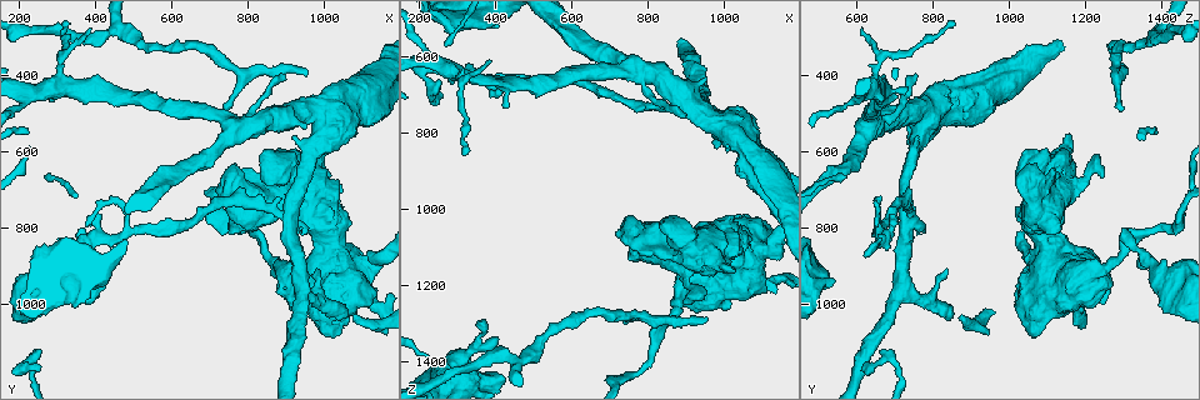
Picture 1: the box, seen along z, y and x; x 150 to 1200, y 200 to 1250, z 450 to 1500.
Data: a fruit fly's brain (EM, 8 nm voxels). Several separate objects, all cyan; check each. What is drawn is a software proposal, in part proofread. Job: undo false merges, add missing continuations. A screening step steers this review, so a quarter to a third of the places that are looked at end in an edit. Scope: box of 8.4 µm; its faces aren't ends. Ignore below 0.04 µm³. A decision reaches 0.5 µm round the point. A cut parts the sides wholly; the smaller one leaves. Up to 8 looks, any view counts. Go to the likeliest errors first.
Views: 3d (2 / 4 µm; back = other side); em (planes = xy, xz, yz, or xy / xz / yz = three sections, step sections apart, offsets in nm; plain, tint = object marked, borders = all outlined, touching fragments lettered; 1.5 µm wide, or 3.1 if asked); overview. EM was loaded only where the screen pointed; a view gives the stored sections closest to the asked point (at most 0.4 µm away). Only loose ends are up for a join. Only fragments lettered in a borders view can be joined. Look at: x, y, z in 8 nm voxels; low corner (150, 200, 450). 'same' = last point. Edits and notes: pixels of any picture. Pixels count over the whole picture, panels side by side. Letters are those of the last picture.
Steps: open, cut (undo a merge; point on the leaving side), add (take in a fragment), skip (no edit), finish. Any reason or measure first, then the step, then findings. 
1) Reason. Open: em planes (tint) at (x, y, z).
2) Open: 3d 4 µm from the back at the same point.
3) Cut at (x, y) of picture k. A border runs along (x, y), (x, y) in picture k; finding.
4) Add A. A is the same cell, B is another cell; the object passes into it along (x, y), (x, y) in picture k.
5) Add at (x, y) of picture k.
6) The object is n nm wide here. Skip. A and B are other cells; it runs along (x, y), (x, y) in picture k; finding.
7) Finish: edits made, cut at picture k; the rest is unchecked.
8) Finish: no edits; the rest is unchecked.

An open end. Open: em planes (borders) at (960, 390, 1275).

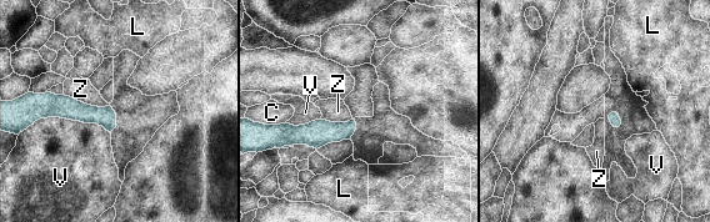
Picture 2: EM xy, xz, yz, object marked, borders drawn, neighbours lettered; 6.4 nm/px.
Skip. C, L, V and Z are other cells; a border runs along (63, 94), (91, 105), (109, 106) in picture 2; none of them fits.

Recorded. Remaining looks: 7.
Tapers out. Open: em xy step 4 (tint) at (390, 280, 610).

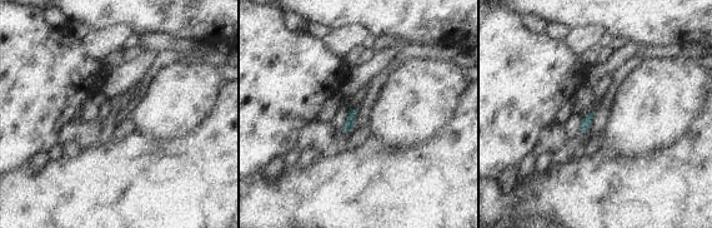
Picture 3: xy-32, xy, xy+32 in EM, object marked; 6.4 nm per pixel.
Cut it another way. Open: em yz step 8 (borders) at the same point.

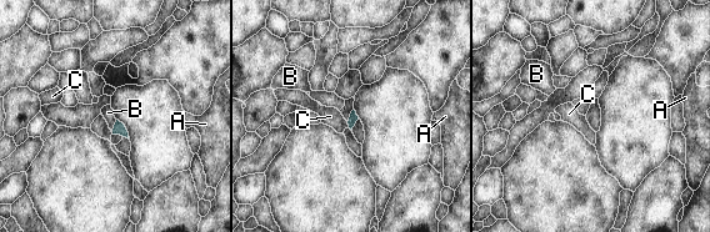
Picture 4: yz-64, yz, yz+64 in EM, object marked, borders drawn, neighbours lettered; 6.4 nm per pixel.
Skip. A, B and C are other cells; a border runs along (346, 121), (349, 126) in picture 4; none of them fits.

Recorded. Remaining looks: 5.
Open: em xz step 8 (tint) at (360, 795, 1290).

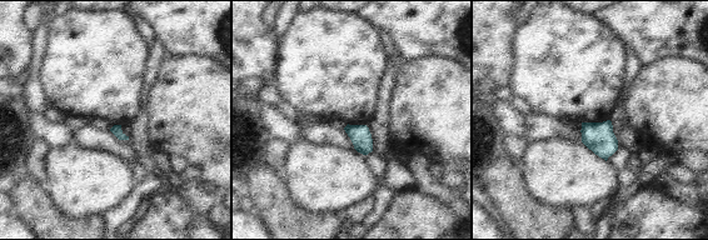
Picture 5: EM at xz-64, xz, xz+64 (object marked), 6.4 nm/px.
Open: em planes (borders) at the same point.

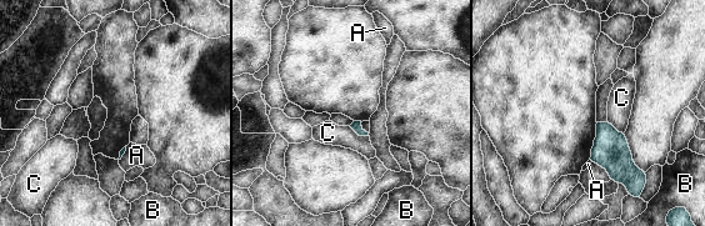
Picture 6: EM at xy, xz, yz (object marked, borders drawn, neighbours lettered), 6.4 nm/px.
Skip. A, B and C are other cells; a border runs along (349, 126), (359, 135), (368, 136) in picture 6; no lettered fragment goes on from it.

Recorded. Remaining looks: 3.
Finish: no edits; the rest is unchecked.

